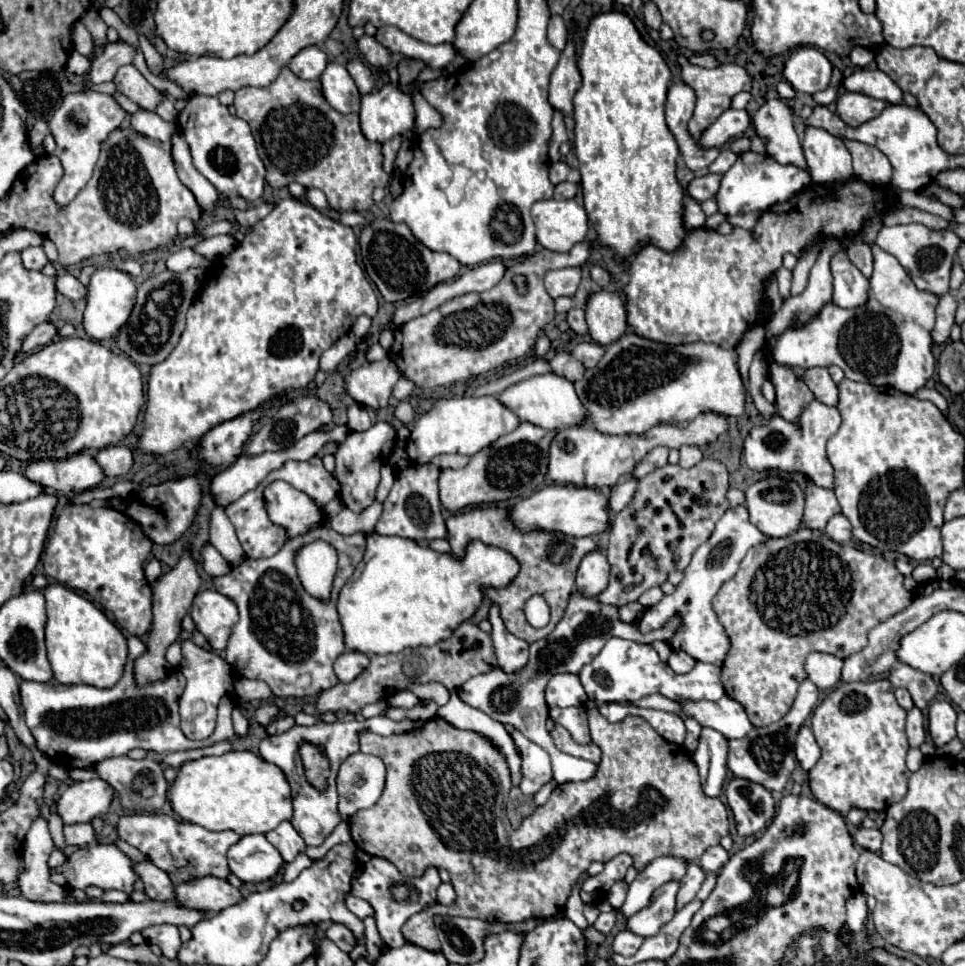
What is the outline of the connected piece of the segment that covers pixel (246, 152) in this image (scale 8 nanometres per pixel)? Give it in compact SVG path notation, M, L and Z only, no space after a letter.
M191 96L189 104L179 112L177 124L191 150L193 166L225 196L243 196L255 202L263 194L265 166L257 154L257 144L245 120L231 116L219 98Z

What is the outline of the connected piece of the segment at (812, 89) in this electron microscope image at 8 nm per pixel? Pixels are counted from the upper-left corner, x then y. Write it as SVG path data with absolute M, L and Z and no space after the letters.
M797 48L789 54L785 62L785 78L797 90L805 94L815 94L827 90L831 82L833 66L825 54L817 48Z

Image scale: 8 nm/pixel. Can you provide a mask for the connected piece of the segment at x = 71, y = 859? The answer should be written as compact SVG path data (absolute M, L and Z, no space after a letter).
M89 844L85 848L77 848L75 852L71 852L63 866L51 868L51 882L67 890L75 890L75 888L85 890L89 886L97 886L101 890L121 890L129 894L133 892L133 882L137 880L137 874L133 872L131 864L133 862L129 860L129 856L125 856L113 844Z

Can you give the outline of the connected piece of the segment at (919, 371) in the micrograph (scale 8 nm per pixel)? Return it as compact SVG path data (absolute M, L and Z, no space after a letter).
M869 244L875 266L869 278L867 302L859 308L839 308L827 302L809 322L793 320L779 336L767 338L771 356L777 364L789 368L839 366L849 380L869 382L875 386L893 386L899 392L913 394L935 372L931 354L931 330L935 324L935 306L939 296L915 290L911 278L899 260L883 252L877 244Z

